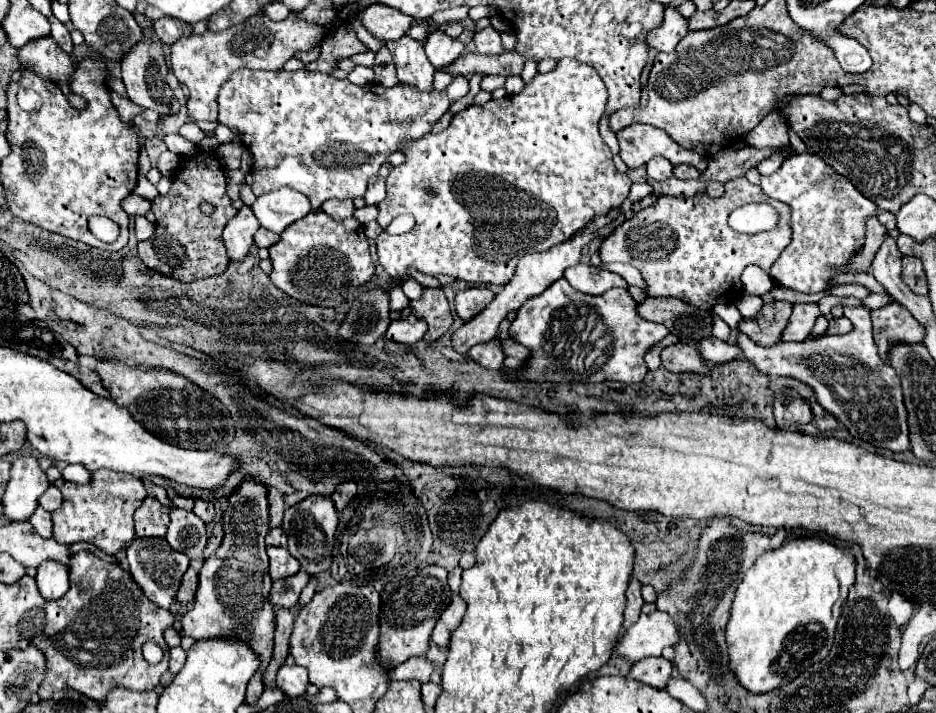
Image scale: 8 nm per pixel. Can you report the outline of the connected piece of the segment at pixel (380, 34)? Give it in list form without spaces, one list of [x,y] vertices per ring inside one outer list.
[[[371,4],[367,12],[361,12],[361,20],[375,38],[385,42],[399,40],[413,24],[411,16],[395,12],[395,8],[387,8],[385,4]]]

